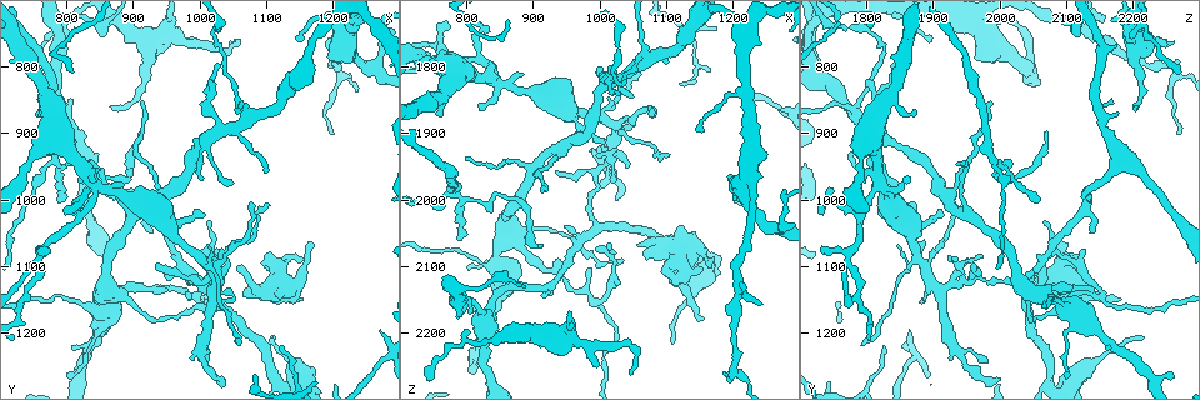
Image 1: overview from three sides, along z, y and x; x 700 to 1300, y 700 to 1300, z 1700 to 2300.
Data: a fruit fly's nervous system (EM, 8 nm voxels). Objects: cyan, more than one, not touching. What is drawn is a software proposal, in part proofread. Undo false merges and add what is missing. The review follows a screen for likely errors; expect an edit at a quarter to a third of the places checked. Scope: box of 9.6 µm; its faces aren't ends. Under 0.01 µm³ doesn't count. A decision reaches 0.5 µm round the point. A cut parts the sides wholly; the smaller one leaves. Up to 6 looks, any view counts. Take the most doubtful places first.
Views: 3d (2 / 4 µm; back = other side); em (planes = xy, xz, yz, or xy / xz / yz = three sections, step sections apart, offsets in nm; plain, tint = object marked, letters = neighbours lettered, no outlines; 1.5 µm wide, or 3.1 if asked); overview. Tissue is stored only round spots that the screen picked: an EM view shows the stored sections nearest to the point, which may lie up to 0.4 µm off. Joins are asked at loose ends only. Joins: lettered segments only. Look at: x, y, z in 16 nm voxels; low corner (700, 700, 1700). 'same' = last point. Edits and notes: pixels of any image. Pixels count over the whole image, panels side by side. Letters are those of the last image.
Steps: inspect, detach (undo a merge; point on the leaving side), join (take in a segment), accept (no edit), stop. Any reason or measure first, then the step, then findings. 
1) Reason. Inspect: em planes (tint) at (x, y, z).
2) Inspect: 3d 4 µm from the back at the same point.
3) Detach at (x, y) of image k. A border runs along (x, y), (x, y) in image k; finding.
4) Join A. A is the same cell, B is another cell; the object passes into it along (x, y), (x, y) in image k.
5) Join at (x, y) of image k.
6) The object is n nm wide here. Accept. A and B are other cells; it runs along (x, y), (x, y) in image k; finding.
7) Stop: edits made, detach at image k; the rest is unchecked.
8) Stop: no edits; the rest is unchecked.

Tapers out. Inspect: 3d 4 µm from the back at (790, 1000, 2060).

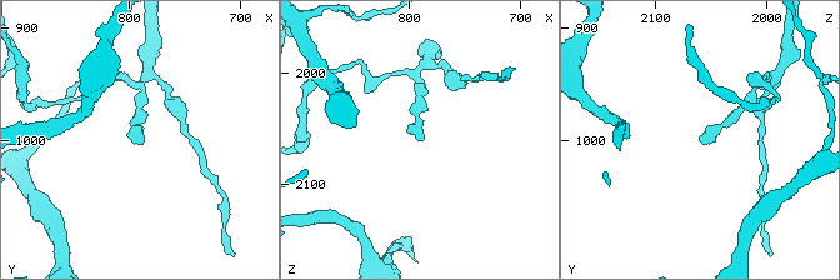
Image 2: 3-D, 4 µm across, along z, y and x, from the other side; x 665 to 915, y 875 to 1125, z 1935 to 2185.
Inspect: em xy step 8 (tint) at (786, 1000, 2060).

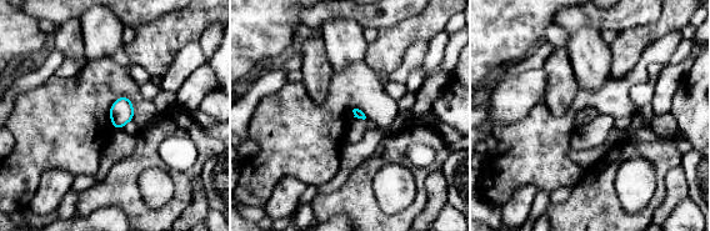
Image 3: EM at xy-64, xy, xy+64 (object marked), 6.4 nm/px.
Inspect: em planes (letters) at the same point.

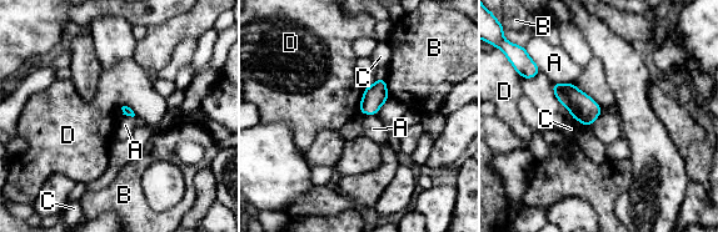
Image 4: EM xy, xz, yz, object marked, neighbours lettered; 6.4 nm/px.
The longest contact is with D, 240 nm. Accept. A, B, C and D are other cells; no lettered segment goes on from it.

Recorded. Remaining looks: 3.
Branch stops here. Inspect: 3d 4 µm at (1120, 1220, 1825).

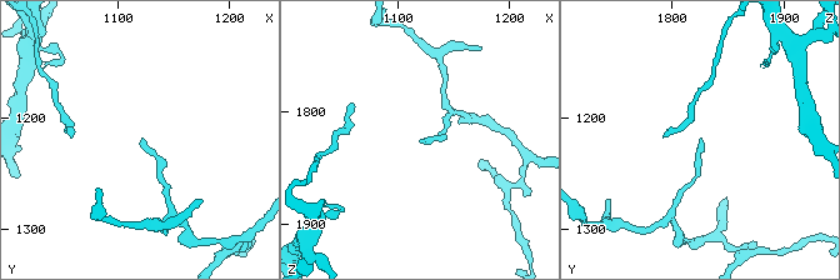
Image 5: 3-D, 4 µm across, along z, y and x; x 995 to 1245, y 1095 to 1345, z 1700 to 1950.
Now the EM. Inspect: em planes (letters) at (1122, 1218, 1828).

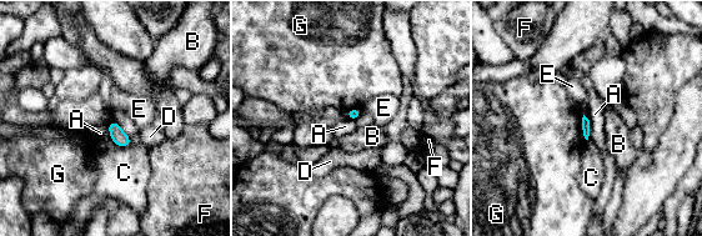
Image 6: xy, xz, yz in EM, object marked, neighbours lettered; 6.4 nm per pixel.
The object is 60 nm wide here. Accept. A, B, C, D, E, F and G are other cells; a border runs along (583, 115), (590, 124), (588, 139) in image 6; no lettered segment goes on from it.

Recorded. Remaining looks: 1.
Stop: no edits; the rest is unchecked.

